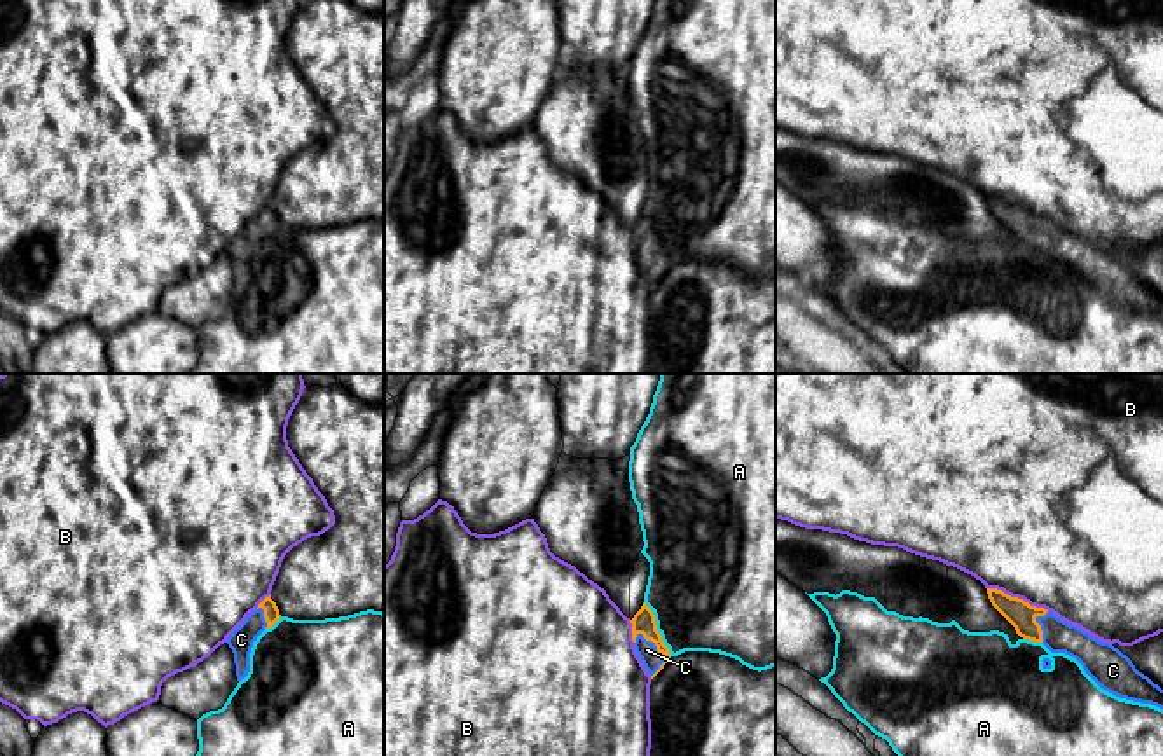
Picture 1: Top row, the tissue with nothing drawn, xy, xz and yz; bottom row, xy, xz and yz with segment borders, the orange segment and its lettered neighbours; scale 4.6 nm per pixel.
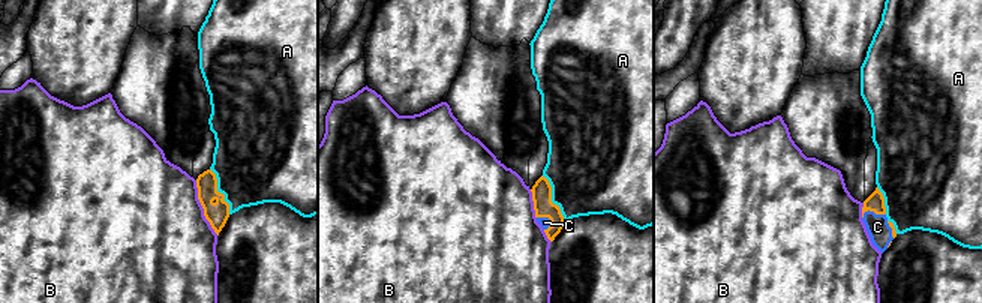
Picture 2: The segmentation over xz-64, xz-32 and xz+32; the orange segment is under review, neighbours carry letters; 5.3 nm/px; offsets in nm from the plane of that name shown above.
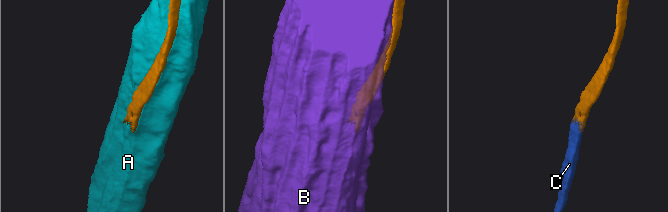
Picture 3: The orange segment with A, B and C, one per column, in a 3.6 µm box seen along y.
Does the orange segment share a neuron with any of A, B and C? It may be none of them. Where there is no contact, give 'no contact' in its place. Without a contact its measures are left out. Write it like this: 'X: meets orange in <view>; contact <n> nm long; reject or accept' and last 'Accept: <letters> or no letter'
A: meets orange in xz; contact 280 nm long; reject
B: meets orange in yz; contact 300 nm long; reject
C: meets orange in xz; contact 220 nm long; accept
Accept: C

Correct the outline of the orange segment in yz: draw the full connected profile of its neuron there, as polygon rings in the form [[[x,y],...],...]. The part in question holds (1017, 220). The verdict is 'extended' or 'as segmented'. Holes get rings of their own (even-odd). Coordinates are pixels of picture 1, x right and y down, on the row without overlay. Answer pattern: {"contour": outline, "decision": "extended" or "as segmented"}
{"contour": [[[987,197],[992,215],[1023,248],[1043,251],[1051,262],[1076,267],[1084,281],[1105,300],[1163,318],[1163,299],[1139,281],[1132,269],[1109,251],[1102,251],[1044,216]]], "decision": "extended"}

